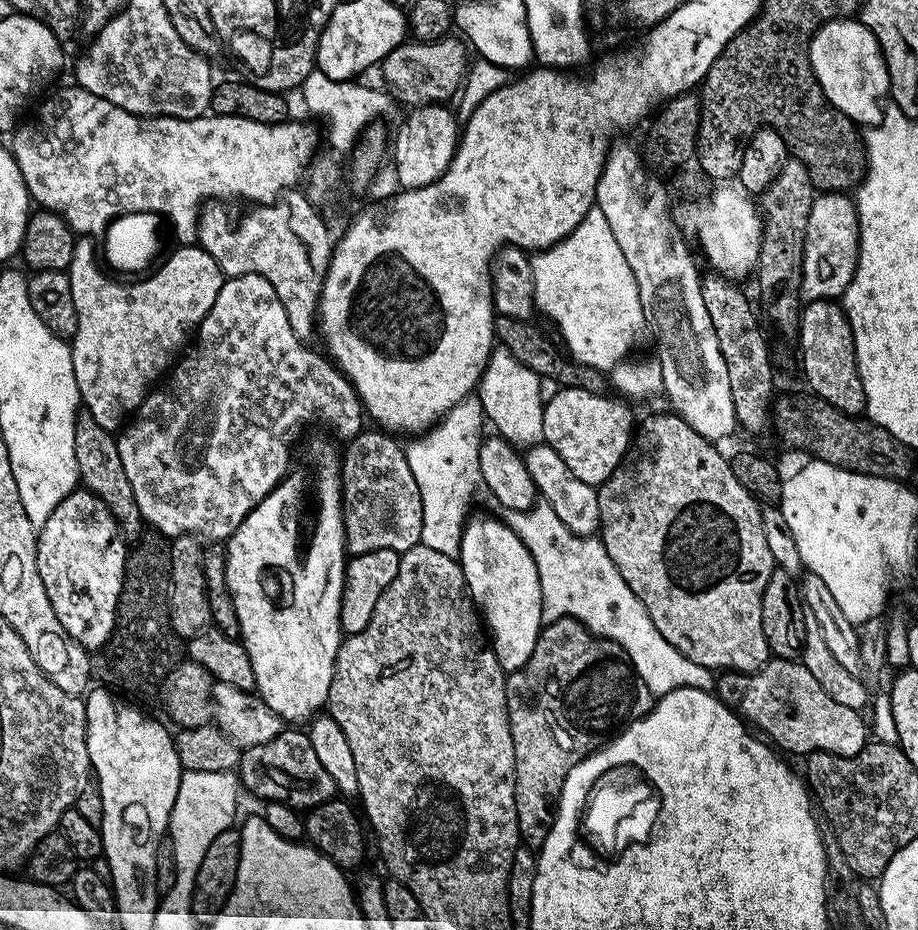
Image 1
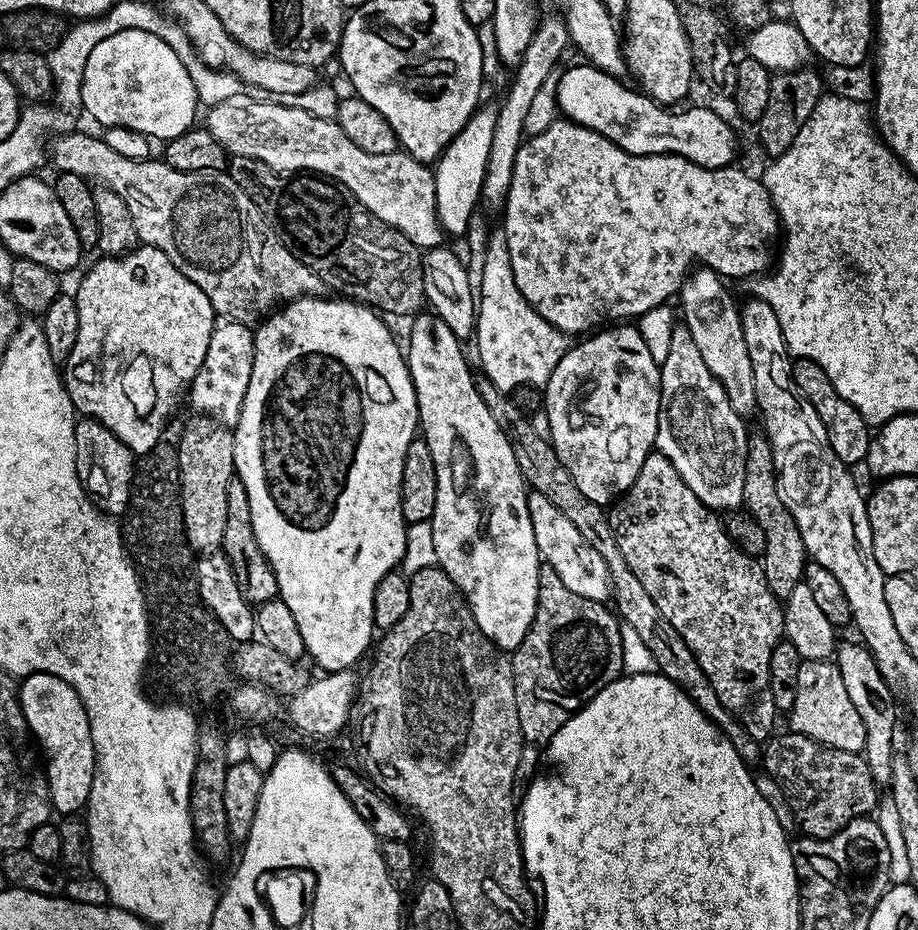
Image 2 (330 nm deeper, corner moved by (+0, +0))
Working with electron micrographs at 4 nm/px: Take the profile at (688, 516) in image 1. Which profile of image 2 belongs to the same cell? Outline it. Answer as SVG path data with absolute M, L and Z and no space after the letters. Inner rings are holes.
M655 450L648 453L642 470L638 470L638 478L634 478L627 492L611 505L610 519L626 566L638 574L638 582L646 586L646 594L654 598L654 606L666 614L666 622L682 634L710 686L714 686L718 702L730 710L734 720L746 726L750 738L767 741L773 735L772 727L778 717L774 694L770 694L770 654L784 636L784 610L766 582L763 563L755 556L747 556L728 537L721 517L686 486L670 458Z

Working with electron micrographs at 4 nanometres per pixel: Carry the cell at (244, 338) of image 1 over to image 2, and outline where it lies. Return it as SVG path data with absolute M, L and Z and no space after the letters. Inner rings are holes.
M221 319L210 334L210 346L206 346L206 358L190 385L192 404L197 413L220 421L225 426L234 426L242 414L242 402L246 398L246 386L250 386L250 370L254 366L254 332L249 325L240 324L237 320Z

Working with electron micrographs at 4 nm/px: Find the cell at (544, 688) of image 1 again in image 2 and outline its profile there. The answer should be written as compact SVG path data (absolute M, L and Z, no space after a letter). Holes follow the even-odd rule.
M541 567L534 622L510 656L520 733L527 743L547 745L573 714L624 672L621 621L604 607L599 600L574 594L552 568Z

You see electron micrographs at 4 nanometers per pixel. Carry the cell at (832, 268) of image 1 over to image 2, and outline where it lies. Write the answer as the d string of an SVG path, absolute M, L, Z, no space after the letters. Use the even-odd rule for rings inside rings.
M557 118L544 133L529 136L521 143L514 162L510 190L504 199L502 231L506 238L510 266L518 290L526 298L529 306L538 310L538 314L542 314L546 322L550 322L550 326L554 326L562 333L573 334L572 332L587 333L609 322L628 322L654 310L660 304L668 304L671 296L673 299L679 293L680 287L695 264L712 268L725 278L731 276L756 278L767 273L768 243L771 242L772 236L781 235L780 217L777 216L776 208L772 205L770 194L764 189L763 183L757 177L755 180L750 173L736 167L703 168L681 156L635 156L614 146L614 142L610 142L605 136L586 126L574 124L567 118Z

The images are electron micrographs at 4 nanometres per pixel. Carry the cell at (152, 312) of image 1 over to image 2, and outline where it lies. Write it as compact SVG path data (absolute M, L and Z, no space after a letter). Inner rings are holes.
M145 244L133 248L131 252L117 255L115 258L100 259L104 260L98 261L81 278L80 284L84 288L108 288L108 308L85 307L81 311L78 322L78 342L74 342L74 350L70 350L67 360L63 361L62 379L70 402L76 407L76 411L81 417L102 422L102 426L106 426L106 430L114 433L133 454L143 454L165 439L164 427L167 426L168 419L171 418L172 411L175 410L176 403L180 400L180 391L183 388L185 391L191 385L206 358L206 346L210 346L210 334L218 322L218 317L210 306L210 298L206 298L206 294L202 294L202 290L198 290L198 286L194 286L194 282L190 282L190 278L186 278L176 269L174 262L170 262L170 258L166 258L166 254L162 254L162 250L158 250L154 246Z

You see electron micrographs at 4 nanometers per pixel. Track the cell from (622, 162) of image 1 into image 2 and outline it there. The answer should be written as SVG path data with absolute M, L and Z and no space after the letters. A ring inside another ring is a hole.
M685 326L673 327L670 338L670 354L666 354L666 362L660 365L660 413L658 414L658 430L656 431L654 448L666 458L670 458L670 462L678 470L678 474L686 482L686 486L690 486L690 490L694 490L694 494L698 494L698 498L707 508L736 510L744 503L744 475L746 474L746 454L748 453L748 437L750 435L749 429L744 429L744 420L745 417L736 412L734 406L730 406L730 402L726 398L726 390L722 390L722 382L718 382L718 378L714 378L714 374L710 374L706 361L702 358L701 351L698 350L697 343L690 336L690 330Z

